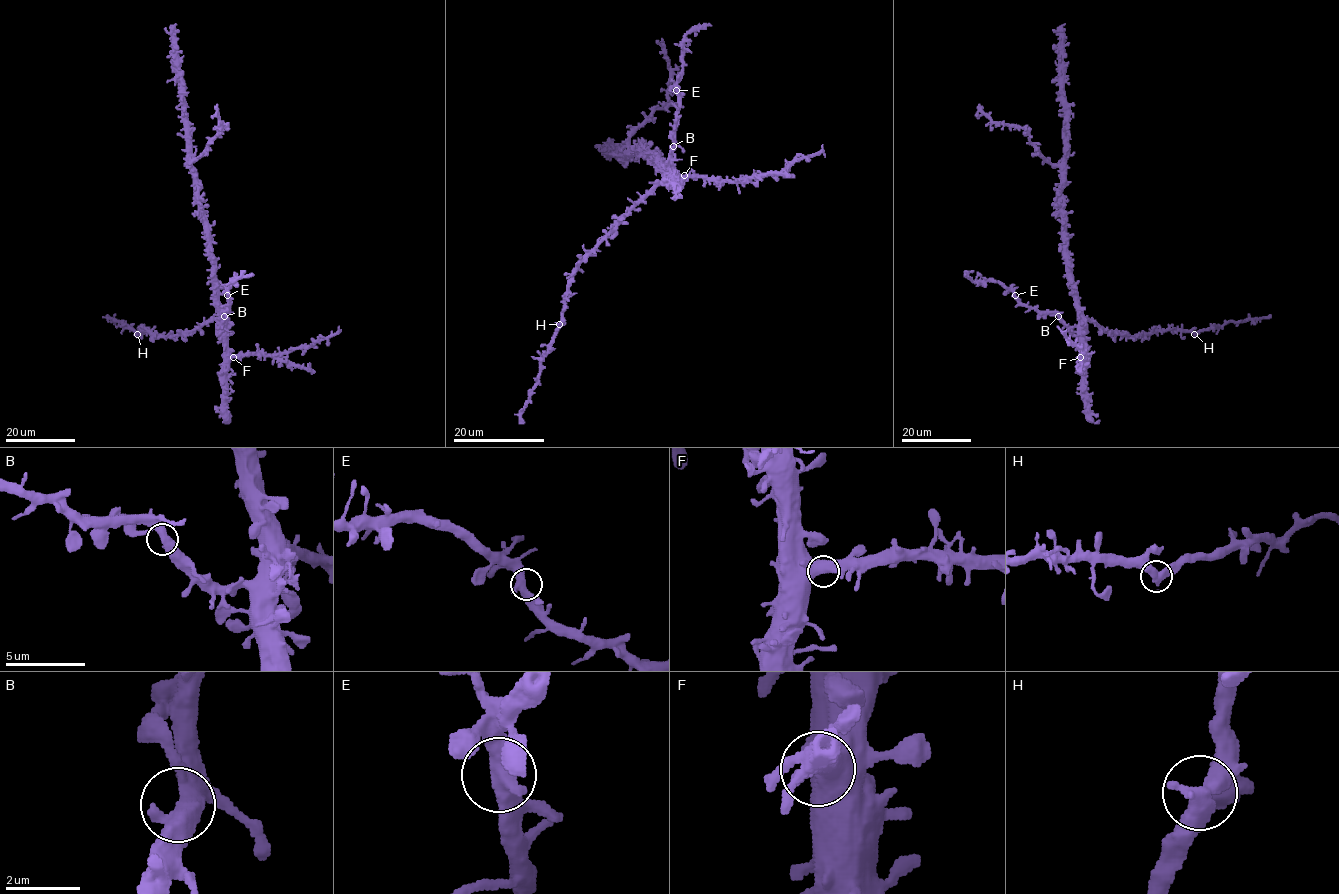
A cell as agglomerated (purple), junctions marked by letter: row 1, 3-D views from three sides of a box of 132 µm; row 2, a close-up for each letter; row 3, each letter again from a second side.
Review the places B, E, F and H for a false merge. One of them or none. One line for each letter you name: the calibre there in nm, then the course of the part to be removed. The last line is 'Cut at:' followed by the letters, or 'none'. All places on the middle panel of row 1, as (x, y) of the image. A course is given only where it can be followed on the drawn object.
Cut at: none

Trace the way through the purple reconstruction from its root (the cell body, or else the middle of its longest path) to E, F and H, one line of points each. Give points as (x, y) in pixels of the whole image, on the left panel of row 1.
E: (214, 287), (222, 327), (222, 318), (228, 308), (227, 295)
F: (214, 287), (220, 320), (225, 327), (226, 351), (233, 357)
H: (214, 287), (219, 317), (208, 319), (191, 331), (172, 335), (156, 335), (144, 330), (137, 334)

